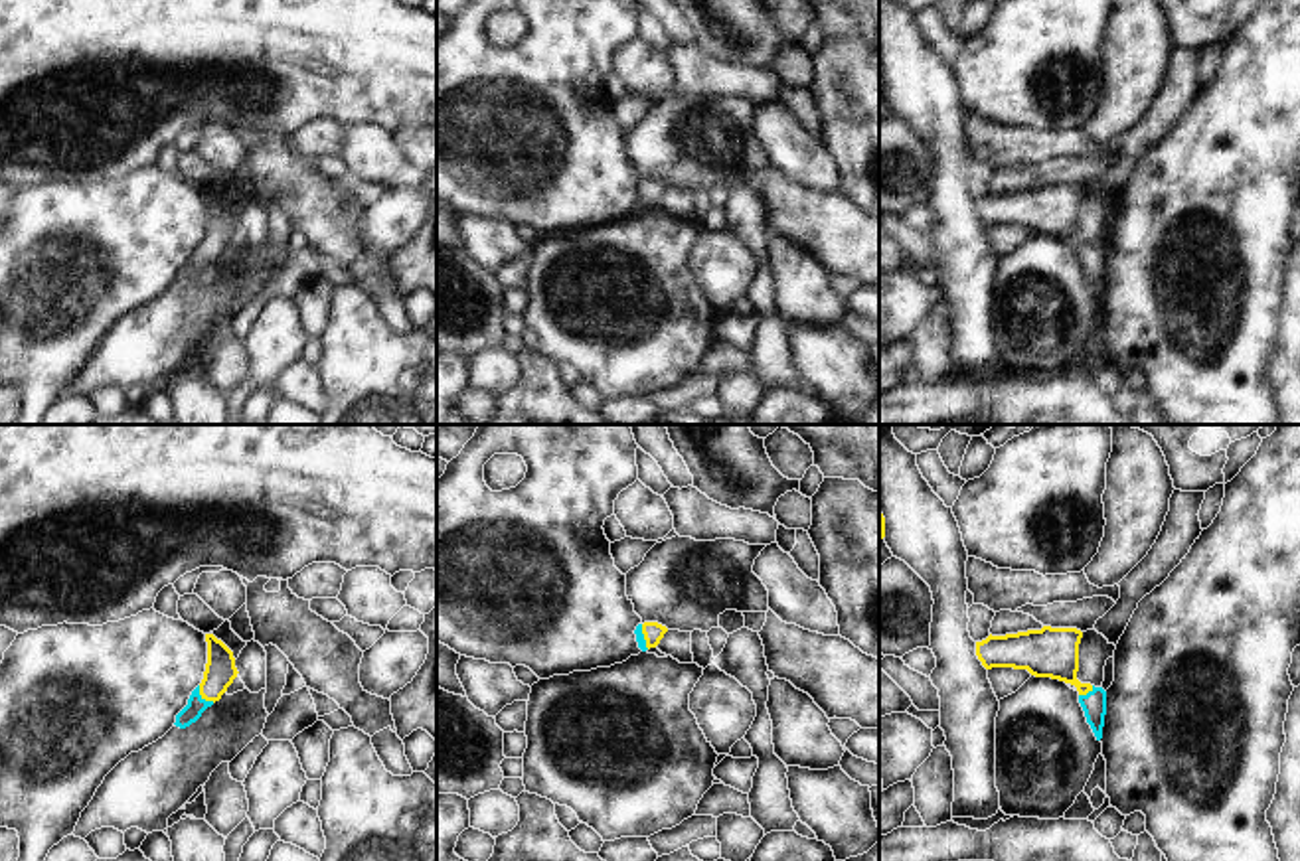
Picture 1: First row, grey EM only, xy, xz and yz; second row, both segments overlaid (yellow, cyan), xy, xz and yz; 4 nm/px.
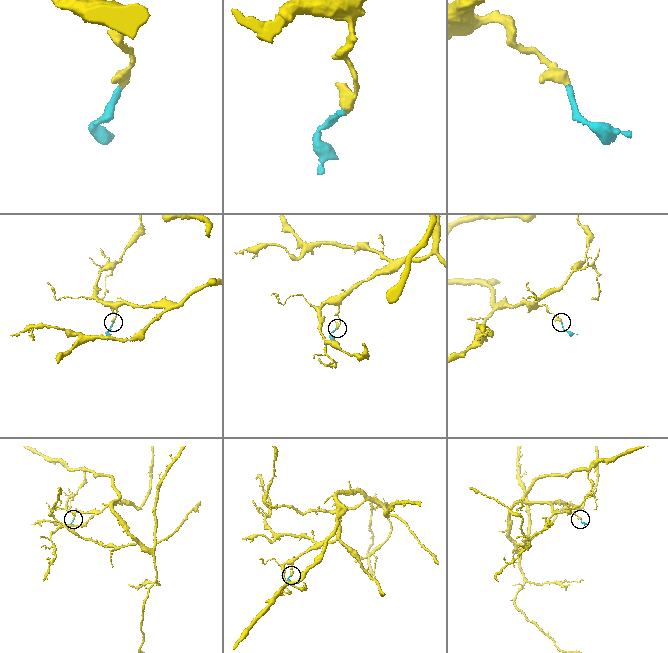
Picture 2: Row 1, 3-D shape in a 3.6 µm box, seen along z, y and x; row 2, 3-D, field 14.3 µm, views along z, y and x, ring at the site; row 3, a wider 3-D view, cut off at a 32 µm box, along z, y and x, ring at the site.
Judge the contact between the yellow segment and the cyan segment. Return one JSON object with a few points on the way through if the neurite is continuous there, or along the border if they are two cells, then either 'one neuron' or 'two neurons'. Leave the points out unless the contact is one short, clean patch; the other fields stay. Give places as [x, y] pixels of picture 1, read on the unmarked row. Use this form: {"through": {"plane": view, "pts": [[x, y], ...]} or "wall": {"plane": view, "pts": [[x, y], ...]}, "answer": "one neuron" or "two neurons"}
{"through": {"plane": "xy", "pts": [[220, 230], [204, 255], [196, 263]]}, "answer": "one neuron"}

